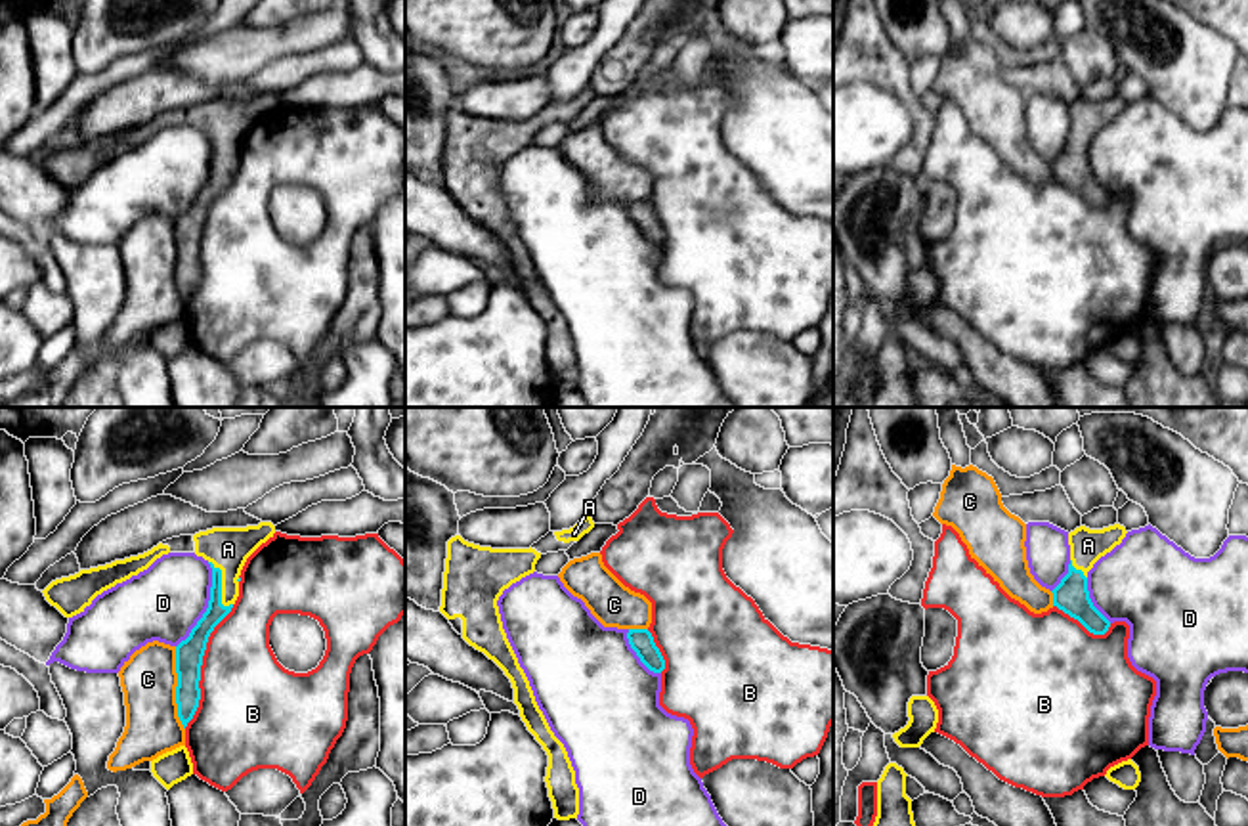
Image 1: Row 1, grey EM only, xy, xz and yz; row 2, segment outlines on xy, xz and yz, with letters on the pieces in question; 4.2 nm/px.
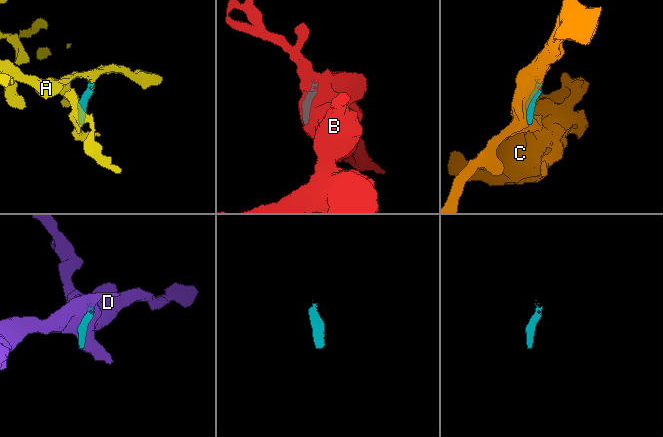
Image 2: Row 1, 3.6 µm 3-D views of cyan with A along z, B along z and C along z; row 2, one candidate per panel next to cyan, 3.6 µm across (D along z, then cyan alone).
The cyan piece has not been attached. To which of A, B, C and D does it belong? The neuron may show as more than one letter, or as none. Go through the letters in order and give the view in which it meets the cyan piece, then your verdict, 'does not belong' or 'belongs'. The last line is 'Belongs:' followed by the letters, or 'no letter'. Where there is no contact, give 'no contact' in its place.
A: contact in xy; belongs
B: contact in xy; does not belong
C: contact in xy; does not belong
D: contact in xy; does not belong
Belongs: A

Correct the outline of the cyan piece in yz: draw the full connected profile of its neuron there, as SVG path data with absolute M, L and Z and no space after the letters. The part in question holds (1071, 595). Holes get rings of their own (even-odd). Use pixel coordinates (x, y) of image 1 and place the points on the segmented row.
M1120 524L1089 530L1086 526L1068 533L1070 564L1068 574L1051 591L1053 606L1078 620L1089 633L1105 635L1110 621L1093 606L1087 591L1087 572L1126 537Z

